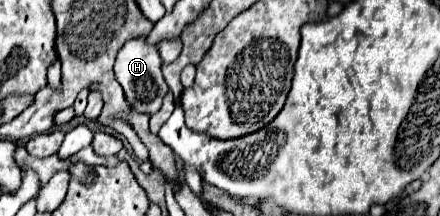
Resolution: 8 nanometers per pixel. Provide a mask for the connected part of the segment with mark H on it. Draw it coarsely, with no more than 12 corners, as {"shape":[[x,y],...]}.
{"shape":[[147,39],[121,47],[113,71],[125,101],[153,115],[167,93]]}

